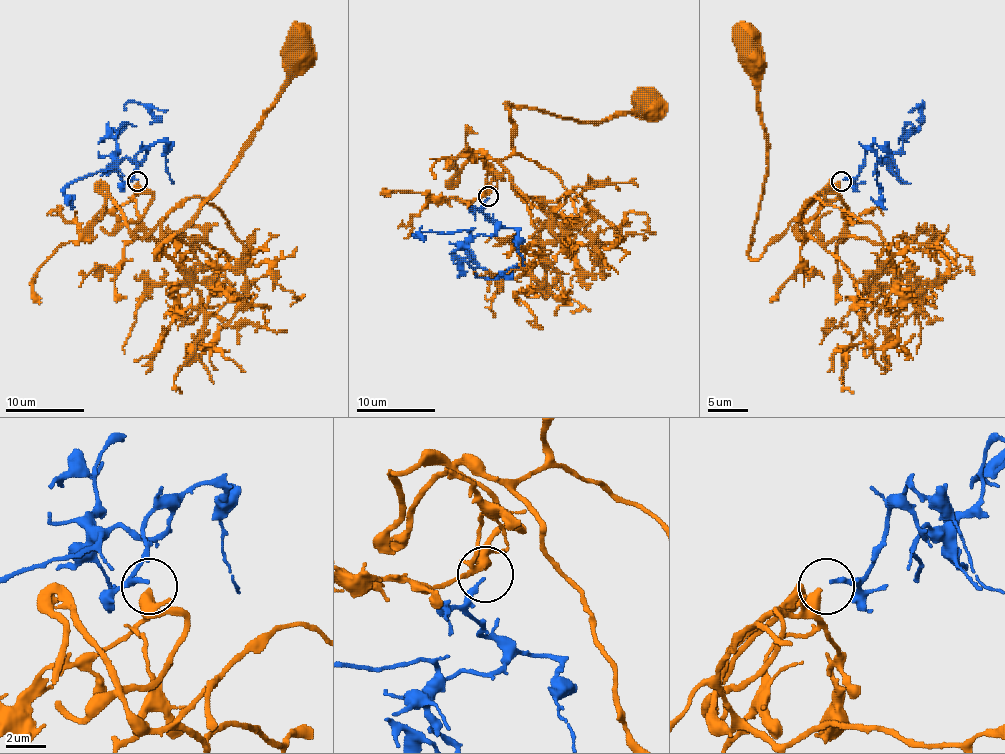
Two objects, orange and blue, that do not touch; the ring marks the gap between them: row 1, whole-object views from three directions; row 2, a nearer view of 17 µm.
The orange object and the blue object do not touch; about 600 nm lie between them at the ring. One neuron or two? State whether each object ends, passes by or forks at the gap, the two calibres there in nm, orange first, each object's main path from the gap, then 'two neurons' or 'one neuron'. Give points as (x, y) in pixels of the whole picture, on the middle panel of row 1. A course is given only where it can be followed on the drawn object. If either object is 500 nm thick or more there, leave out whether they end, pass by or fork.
orange ends; blue ends; calibres 480 and 220 nm; course orange (489, 194), (485, 161), (505, 159), (513, 151), (507, 103), (580, 123), (641, 113), (651, 105); course blue (489, 198), (483, 212), (497, 228), (467, 246), (467, 257), (479, 265), (475, 277), (499, 279), (517, 263); one neuron

